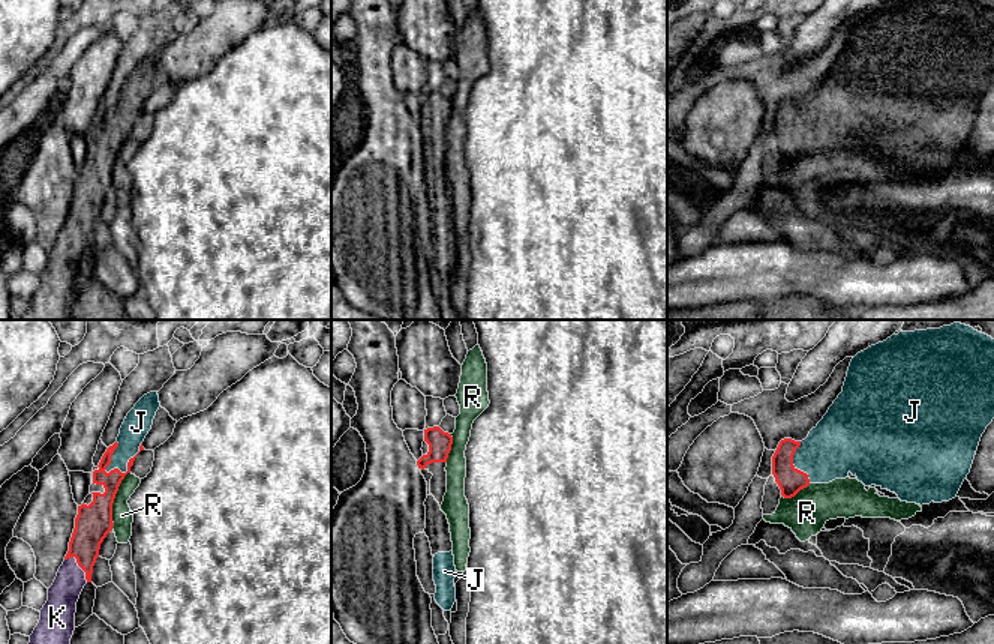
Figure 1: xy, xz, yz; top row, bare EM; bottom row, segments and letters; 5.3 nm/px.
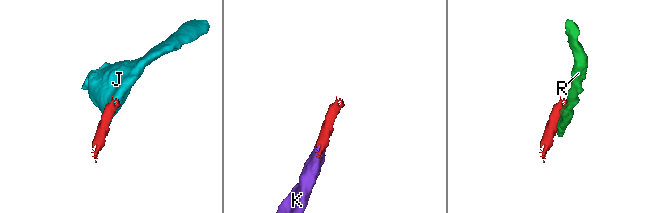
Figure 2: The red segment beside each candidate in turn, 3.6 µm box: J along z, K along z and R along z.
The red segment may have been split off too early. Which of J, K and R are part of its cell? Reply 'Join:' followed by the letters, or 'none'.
Join: J, K

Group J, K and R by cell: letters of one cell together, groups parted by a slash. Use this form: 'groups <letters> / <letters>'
groups J K / R

